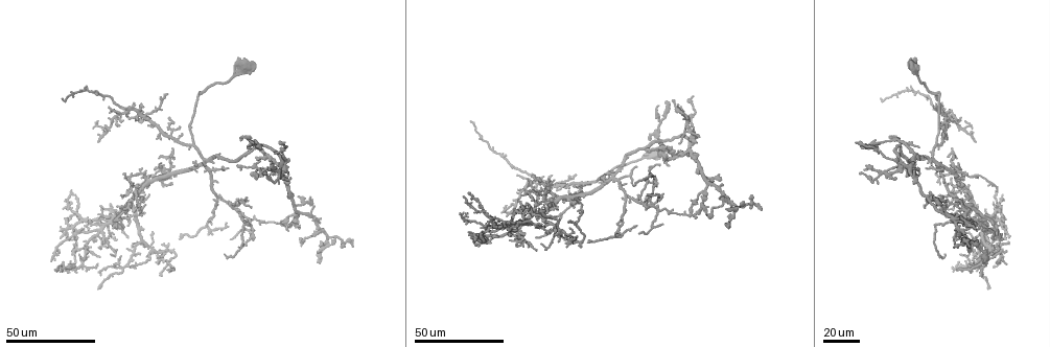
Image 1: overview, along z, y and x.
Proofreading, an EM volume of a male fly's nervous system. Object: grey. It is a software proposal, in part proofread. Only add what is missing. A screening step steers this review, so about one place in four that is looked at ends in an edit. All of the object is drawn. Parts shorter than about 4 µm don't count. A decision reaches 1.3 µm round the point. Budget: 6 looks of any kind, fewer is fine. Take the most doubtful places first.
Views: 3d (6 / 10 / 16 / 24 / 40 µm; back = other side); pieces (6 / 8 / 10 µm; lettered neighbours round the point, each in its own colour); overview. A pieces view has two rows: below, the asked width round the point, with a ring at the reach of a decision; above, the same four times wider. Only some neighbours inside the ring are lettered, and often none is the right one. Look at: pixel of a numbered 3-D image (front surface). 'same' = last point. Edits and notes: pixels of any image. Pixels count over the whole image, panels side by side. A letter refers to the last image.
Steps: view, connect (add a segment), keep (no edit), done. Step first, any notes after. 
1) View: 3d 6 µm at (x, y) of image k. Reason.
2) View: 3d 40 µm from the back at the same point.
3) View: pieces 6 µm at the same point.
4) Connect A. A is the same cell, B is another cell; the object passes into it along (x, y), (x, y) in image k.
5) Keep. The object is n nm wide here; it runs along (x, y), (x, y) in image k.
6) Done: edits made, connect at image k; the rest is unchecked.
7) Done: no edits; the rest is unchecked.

View: 3d 40 µm at (516, 176) of image 1. An open end.

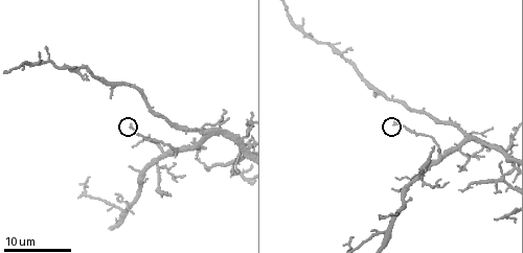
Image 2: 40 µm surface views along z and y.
View: 3d 6 µm at (131, 126) of image 2.

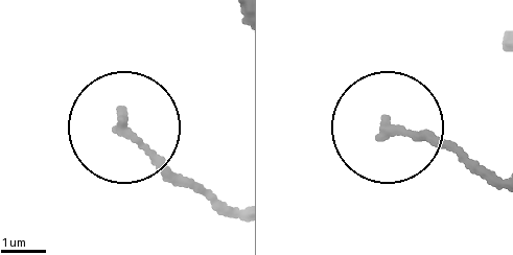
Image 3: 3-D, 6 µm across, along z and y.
View: pieces 8 µm at (386, 126) of image 3. What lies round it.

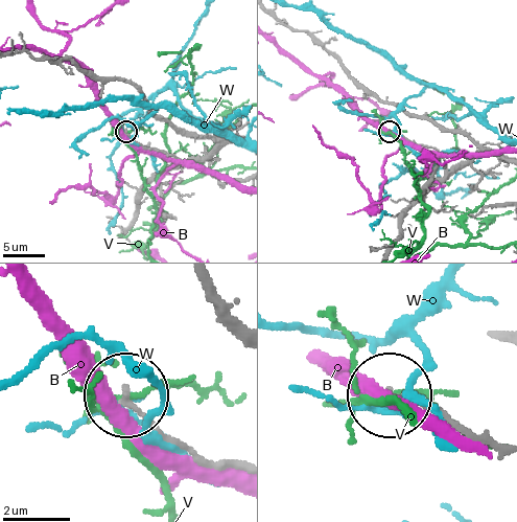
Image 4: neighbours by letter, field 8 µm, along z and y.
Keep. B, V and W are other cells; it runs along (234, 468), (201, 459), (127, 398) in image 4; no lettered segment goes on from it.

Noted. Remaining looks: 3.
View: 3d 24 µm at (575, 175) of image 1. Long arm stops here.

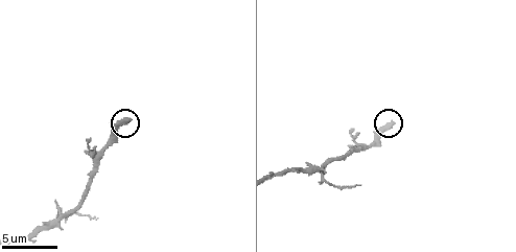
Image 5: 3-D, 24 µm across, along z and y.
View: pieces 10 µm at (392, 123) of image 5.

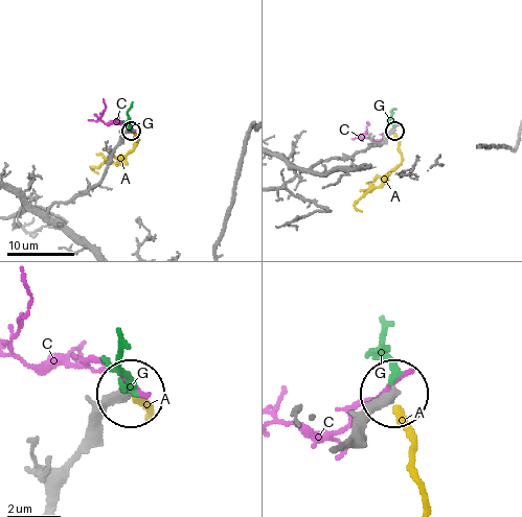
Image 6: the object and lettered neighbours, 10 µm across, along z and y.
Keep. A, C and G are other cells; it runs along (337, 449), (389, 393) in image 6; no lettered segment goes on from it.

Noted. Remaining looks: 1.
Done: no edits; the rest is unchecked.

